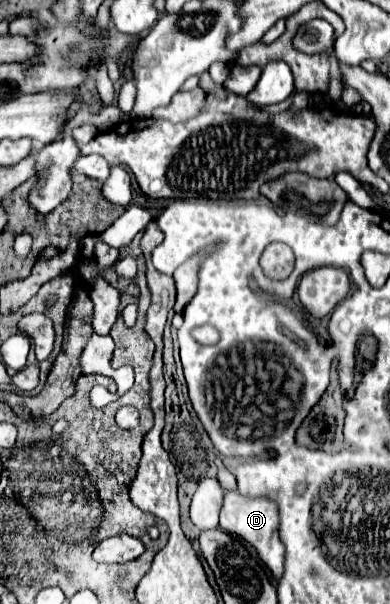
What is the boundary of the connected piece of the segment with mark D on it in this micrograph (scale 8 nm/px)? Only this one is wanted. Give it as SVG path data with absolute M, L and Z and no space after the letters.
M225 493L225 503L221 509L221 529L229 535L239 535L249 545L257 549L259 559L269 567L273 577L279 581L285 571L285 547L279 539L279 515L277 505L269 499L247 499L241 493Z

